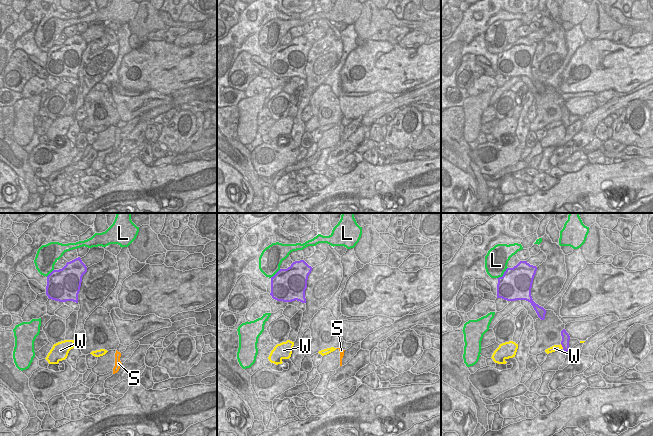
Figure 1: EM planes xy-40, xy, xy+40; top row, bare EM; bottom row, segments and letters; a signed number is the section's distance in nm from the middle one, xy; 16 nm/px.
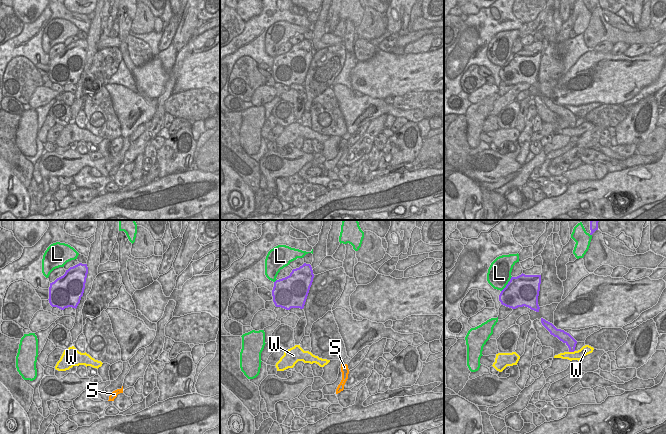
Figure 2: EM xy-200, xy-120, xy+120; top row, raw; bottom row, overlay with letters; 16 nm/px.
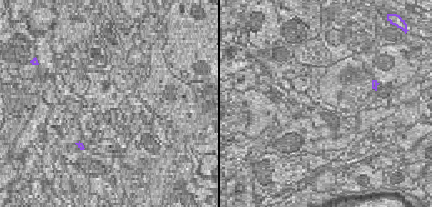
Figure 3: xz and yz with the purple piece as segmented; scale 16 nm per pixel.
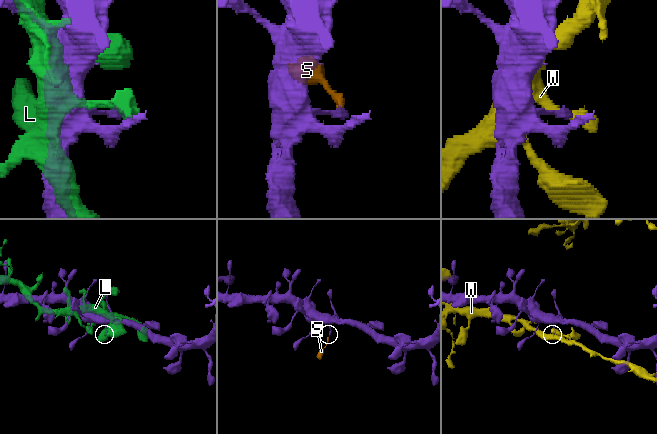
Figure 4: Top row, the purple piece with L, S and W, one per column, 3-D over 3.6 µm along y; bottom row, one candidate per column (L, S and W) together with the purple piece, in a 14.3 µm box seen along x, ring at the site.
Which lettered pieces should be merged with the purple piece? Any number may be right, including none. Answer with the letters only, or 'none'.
S

